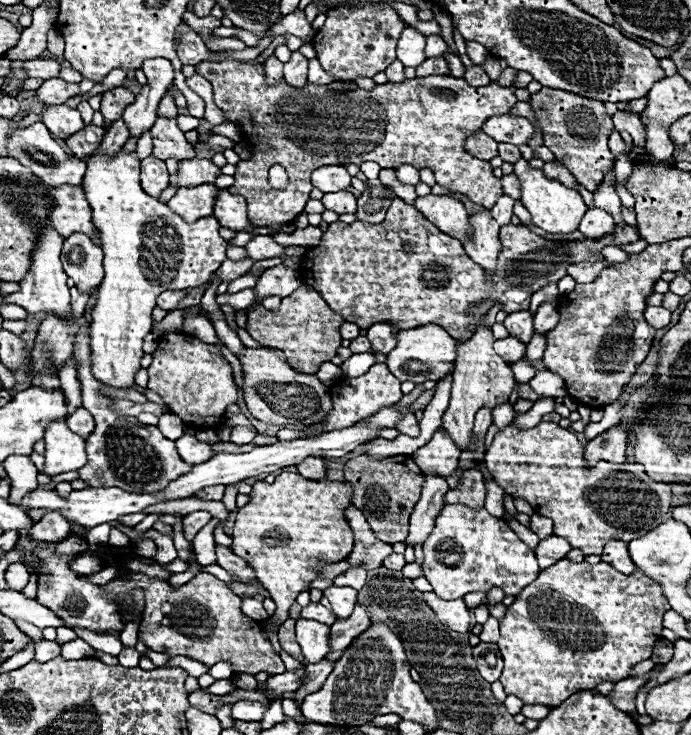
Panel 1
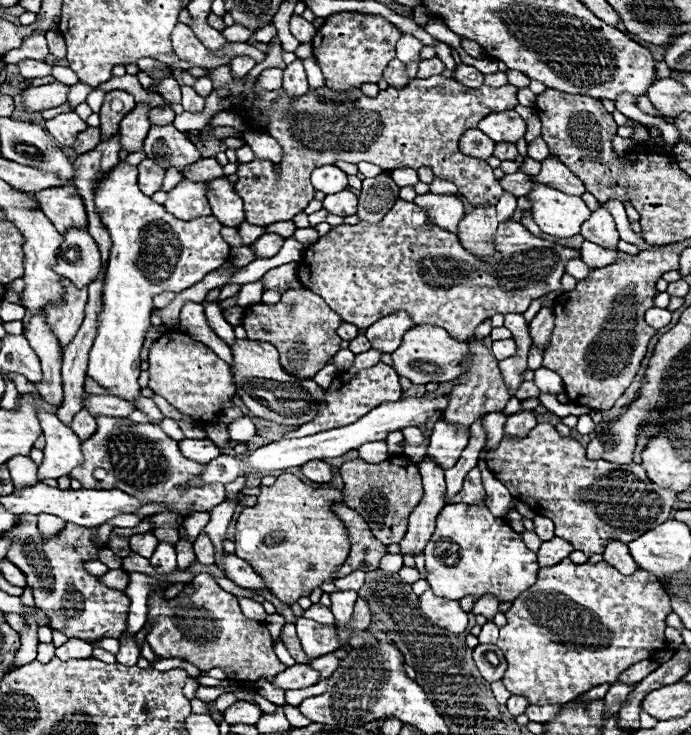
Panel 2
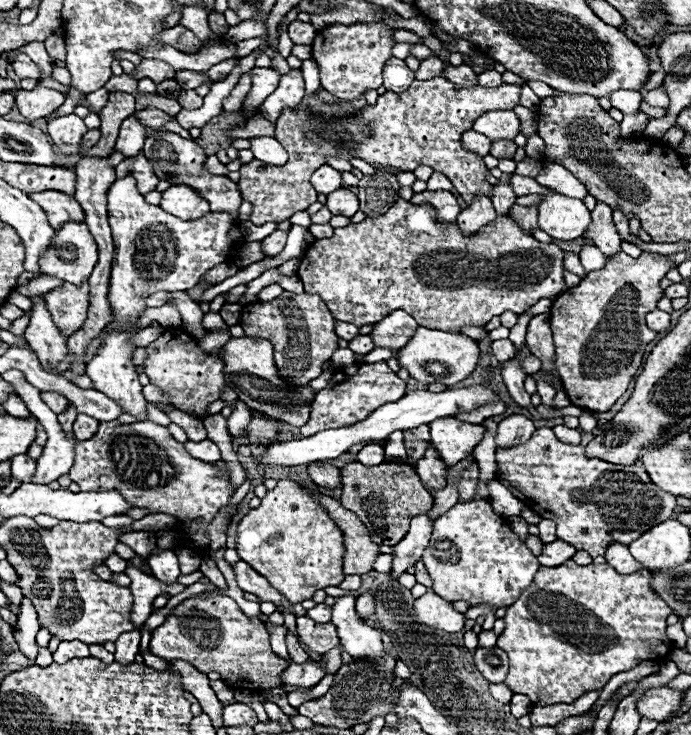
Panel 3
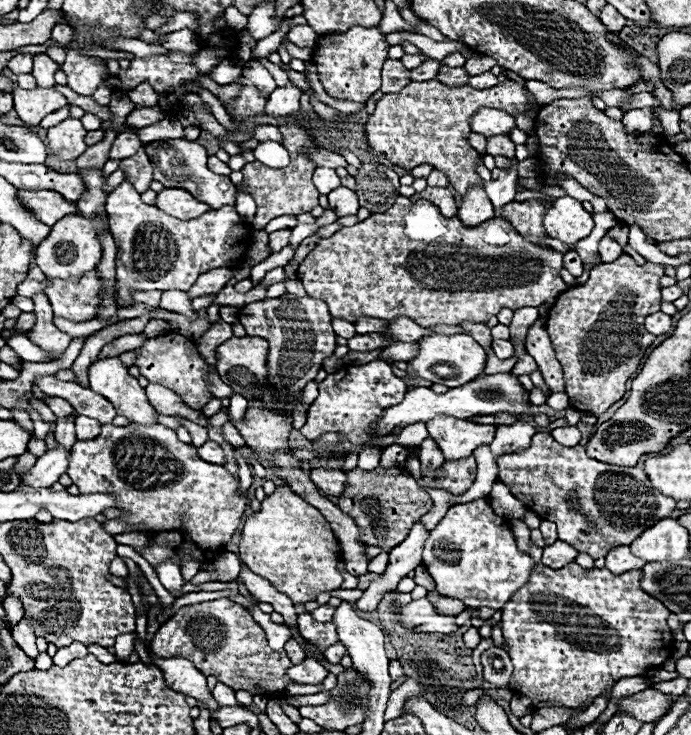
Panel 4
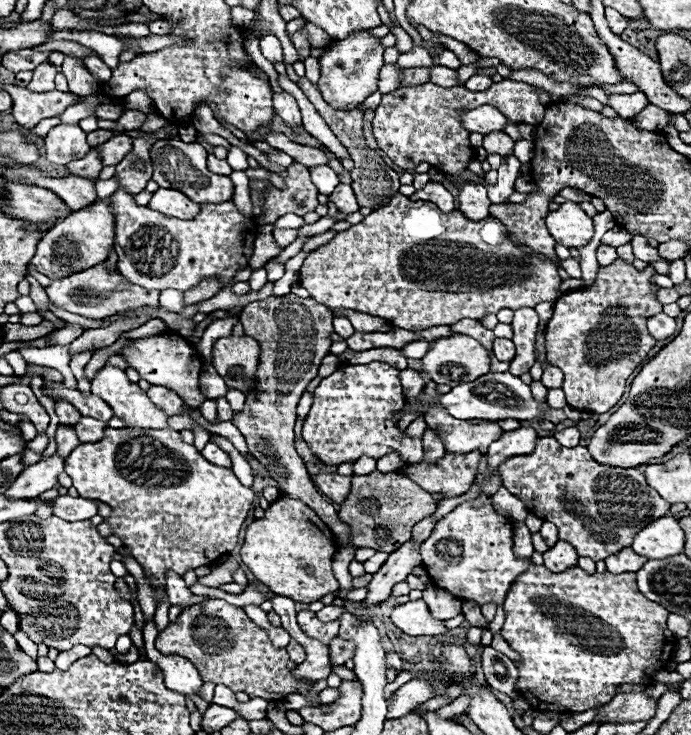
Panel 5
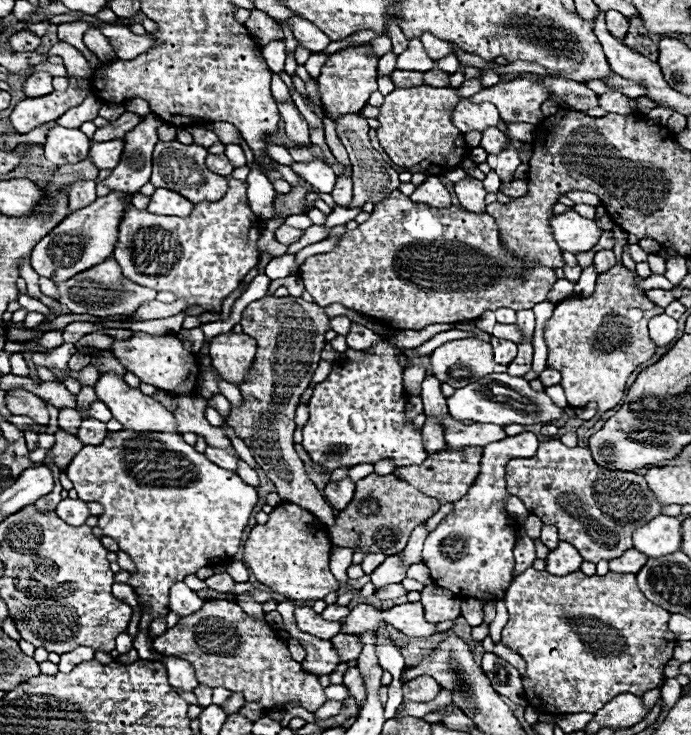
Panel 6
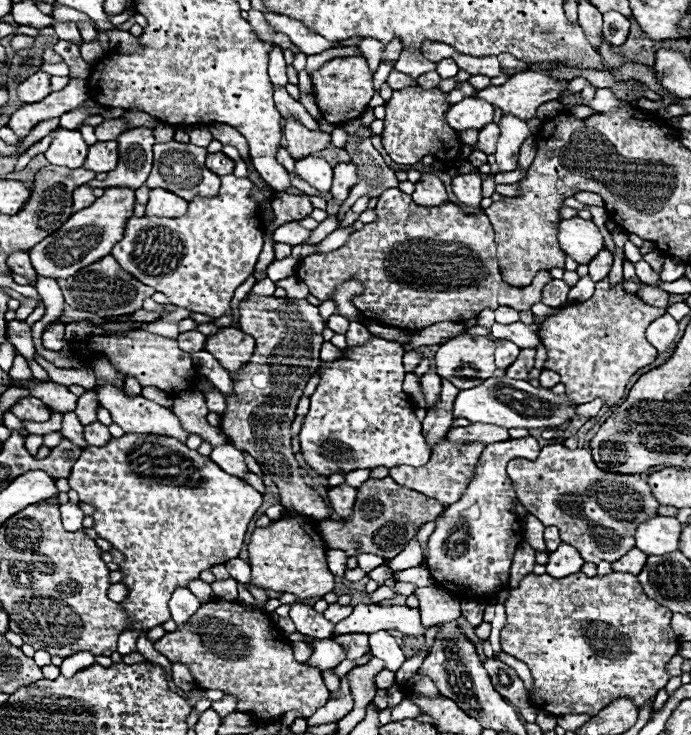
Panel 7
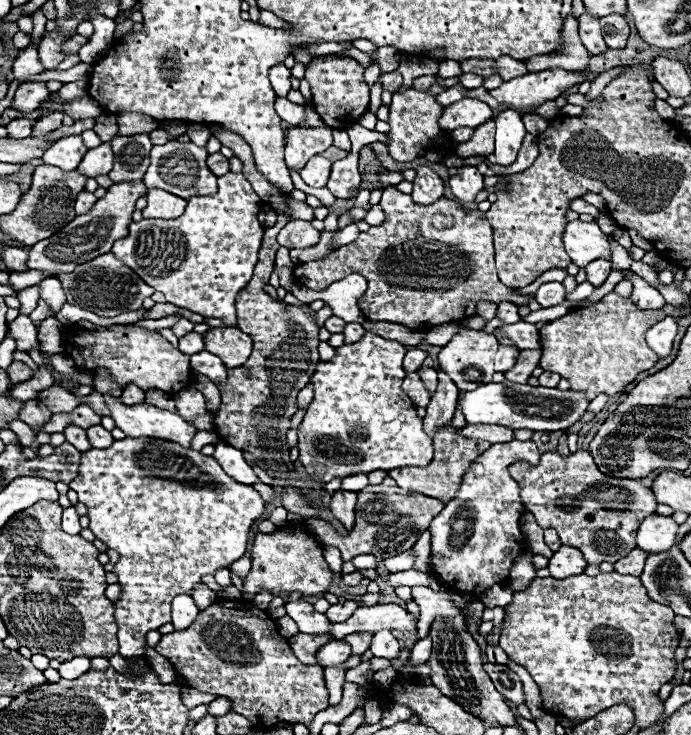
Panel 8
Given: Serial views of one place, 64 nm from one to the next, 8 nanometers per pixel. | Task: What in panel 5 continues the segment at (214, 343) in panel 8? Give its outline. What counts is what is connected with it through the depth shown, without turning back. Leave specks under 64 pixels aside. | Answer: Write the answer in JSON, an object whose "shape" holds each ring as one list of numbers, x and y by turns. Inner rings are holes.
{"shape":[[228,336,220,338,212,350,212,366,224,378,230,388,236,388,250,396,246,390,254,384,254,376,260,362,260,342,250,336]]}

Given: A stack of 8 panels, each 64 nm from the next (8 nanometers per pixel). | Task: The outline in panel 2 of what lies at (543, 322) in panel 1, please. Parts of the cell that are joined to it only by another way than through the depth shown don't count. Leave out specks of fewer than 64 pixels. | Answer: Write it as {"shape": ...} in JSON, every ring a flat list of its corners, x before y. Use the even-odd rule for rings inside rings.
{"shape":[[542,308,534,316,534,320,530,322,532,342,544,350,546,344,548,344,550,334,552,334,552,328,554,328,554,310,552,308]]}

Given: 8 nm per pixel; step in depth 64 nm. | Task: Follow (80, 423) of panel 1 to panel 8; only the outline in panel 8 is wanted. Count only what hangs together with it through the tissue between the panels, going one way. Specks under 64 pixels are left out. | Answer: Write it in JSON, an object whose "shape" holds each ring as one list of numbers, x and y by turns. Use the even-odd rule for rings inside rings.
{"shape":[[100,424,98,426,90,426,86,430,86,434,88,434,88,440,90,440,92,446,110,446,114,442,112,434,108,430,104,430]]}

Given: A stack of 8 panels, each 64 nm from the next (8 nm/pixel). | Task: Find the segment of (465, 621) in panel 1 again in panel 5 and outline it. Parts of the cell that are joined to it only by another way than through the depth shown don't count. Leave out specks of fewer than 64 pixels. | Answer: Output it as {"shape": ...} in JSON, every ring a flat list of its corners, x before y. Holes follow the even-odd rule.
{"shape":[[410,600,394,608,392,622,412,636,438,636,448,632,444,620,436,620,430,616,430,610,424,600]]}

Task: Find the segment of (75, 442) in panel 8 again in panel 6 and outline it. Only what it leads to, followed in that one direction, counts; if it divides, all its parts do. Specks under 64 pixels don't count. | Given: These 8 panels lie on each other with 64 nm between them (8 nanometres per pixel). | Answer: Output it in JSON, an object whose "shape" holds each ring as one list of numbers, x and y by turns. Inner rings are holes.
{"shape":[[60,408,60,428,62,430,68,430,68,434,76,434,76,430,80,428,80,422,82,422,82,416,78,410,74,408]]}

